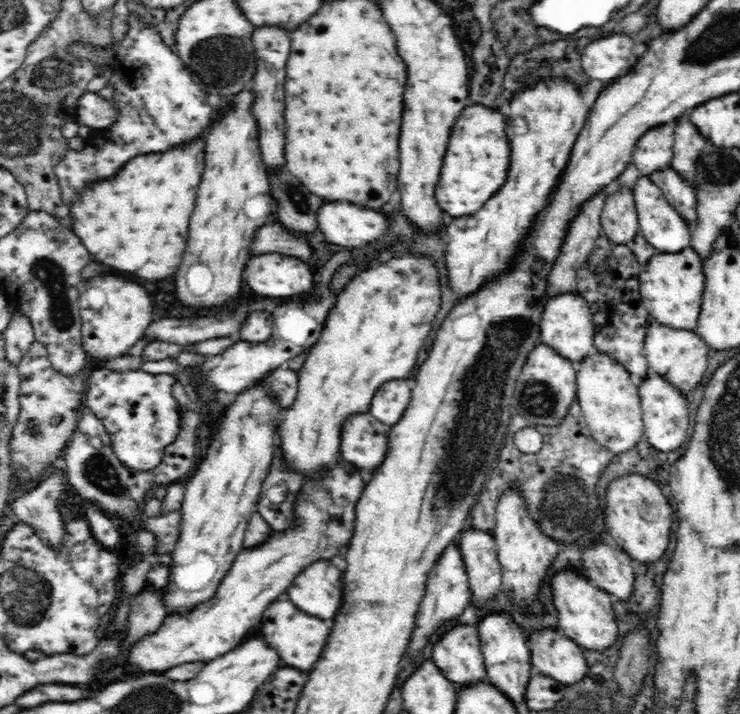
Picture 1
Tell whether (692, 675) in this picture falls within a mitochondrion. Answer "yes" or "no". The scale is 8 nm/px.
no

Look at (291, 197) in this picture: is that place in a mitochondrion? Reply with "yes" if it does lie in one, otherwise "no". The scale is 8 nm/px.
yes

